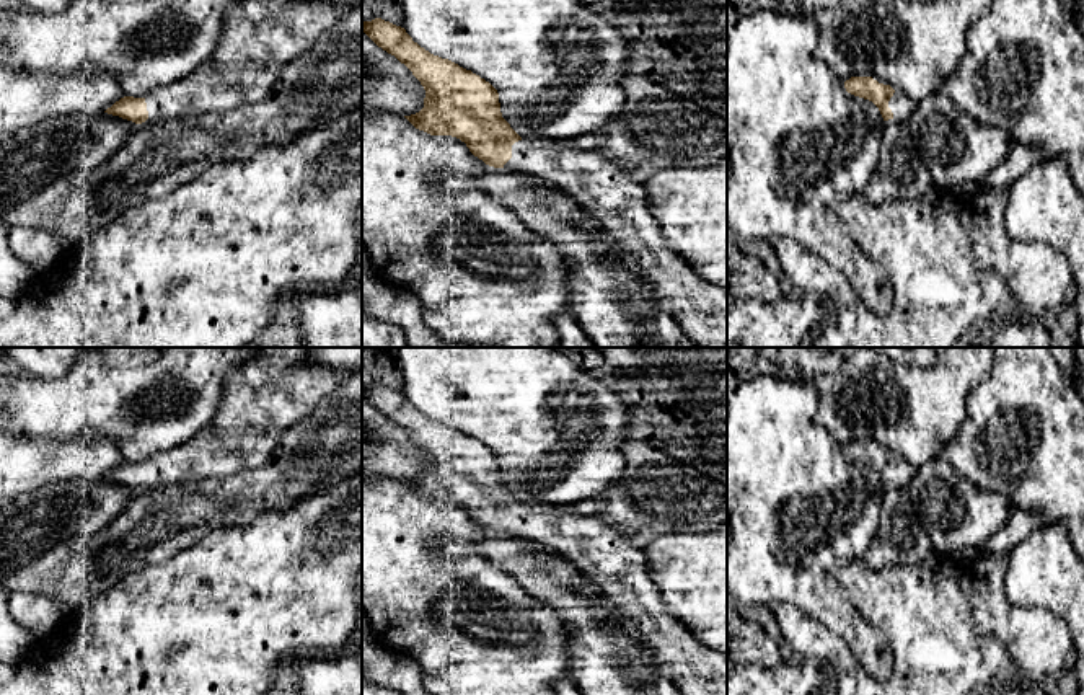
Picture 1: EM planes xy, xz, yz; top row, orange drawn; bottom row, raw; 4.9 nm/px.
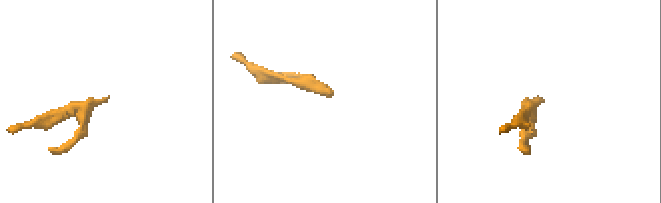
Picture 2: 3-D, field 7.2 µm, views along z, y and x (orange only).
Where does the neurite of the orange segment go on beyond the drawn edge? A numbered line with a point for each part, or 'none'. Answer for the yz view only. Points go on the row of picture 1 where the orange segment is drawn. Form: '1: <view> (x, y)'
1: yz (902, 106)

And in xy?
1: xy (261, 38)

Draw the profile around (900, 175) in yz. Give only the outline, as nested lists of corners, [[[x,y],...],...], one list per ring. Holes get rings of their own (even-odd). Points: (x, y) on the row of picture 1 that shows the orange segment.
[[[897,117],[885,121],[880,158],[864,191],[866,199],[872,204],[916,201],[934,186],[906,122]]]

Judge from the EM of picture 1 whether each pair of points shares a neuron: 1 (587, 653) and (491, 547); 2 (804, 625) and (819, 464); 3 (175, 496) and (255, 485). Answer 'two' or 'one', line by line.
1: one
2: two
3: one

